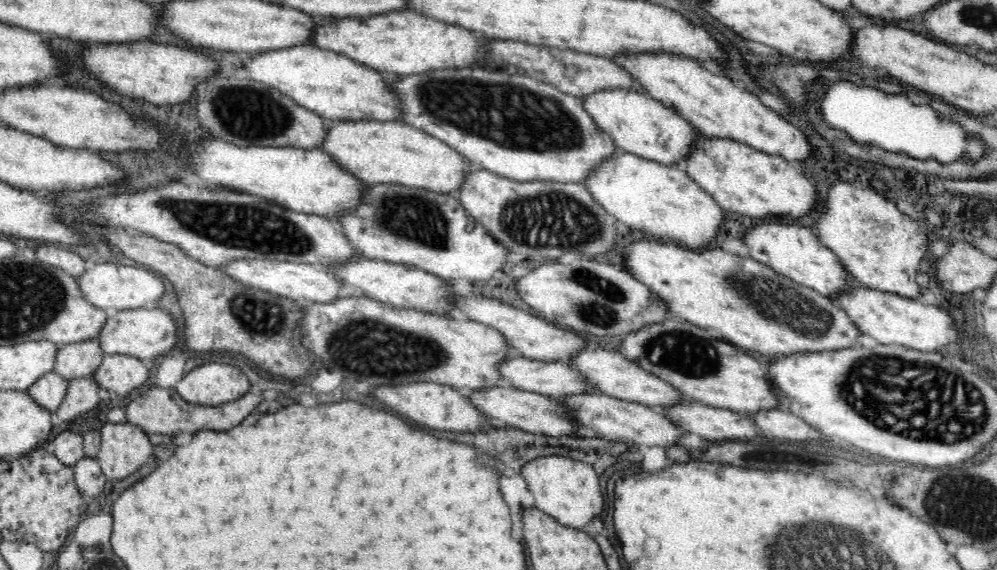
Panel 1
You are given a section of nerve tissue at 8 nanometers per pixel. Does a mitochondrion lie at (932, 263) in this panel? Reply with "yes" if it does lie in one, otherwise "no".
no

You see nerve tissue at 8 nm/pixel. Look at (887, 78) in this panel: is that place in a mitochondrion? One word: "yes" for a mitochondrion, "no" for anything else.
no

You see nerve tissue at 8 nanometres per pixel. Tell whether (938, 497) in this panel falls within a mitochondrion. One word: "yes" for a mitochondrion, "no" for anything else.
yes

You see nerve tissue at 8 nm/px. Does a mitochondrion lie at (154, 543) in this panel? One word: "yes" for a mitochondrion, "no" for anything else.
no

